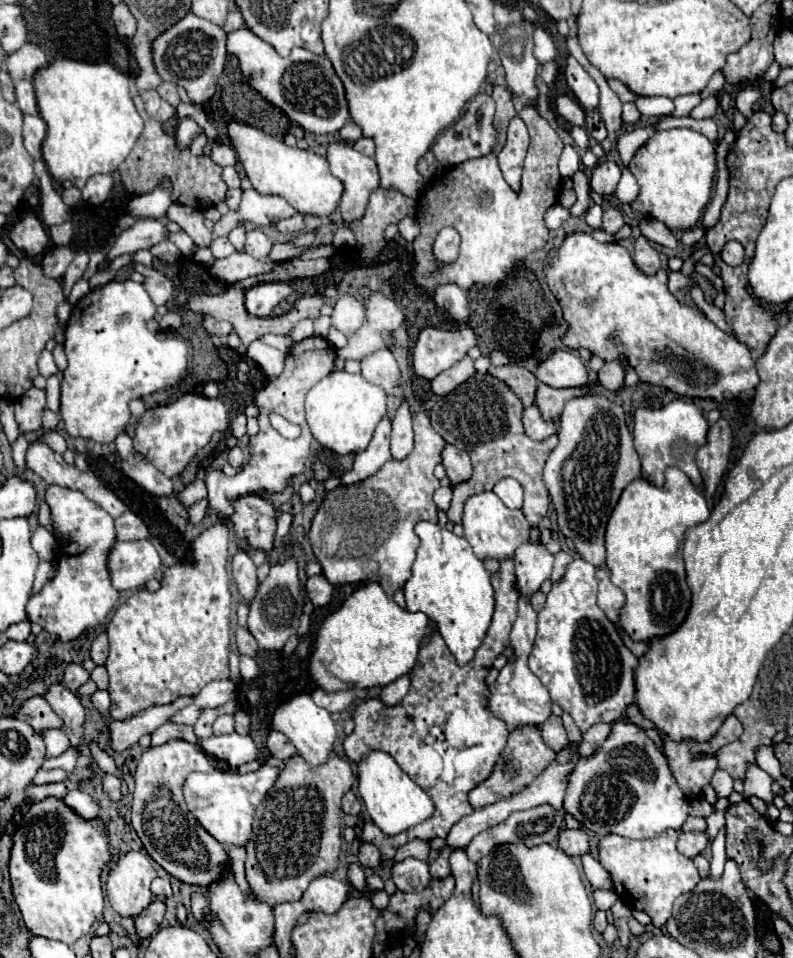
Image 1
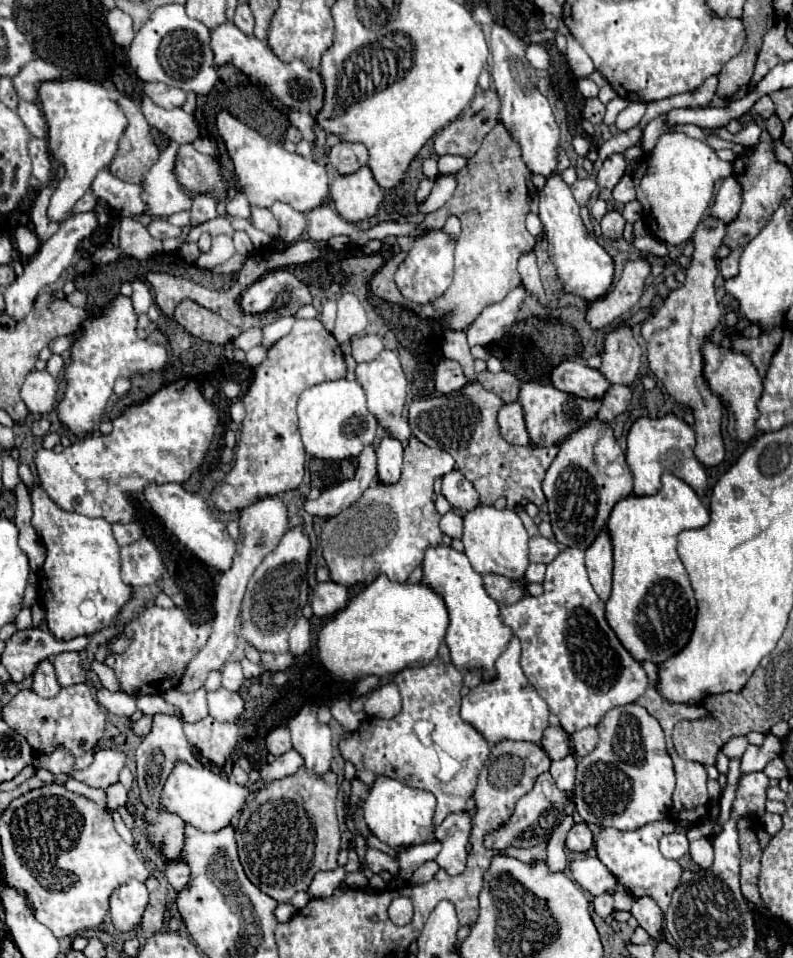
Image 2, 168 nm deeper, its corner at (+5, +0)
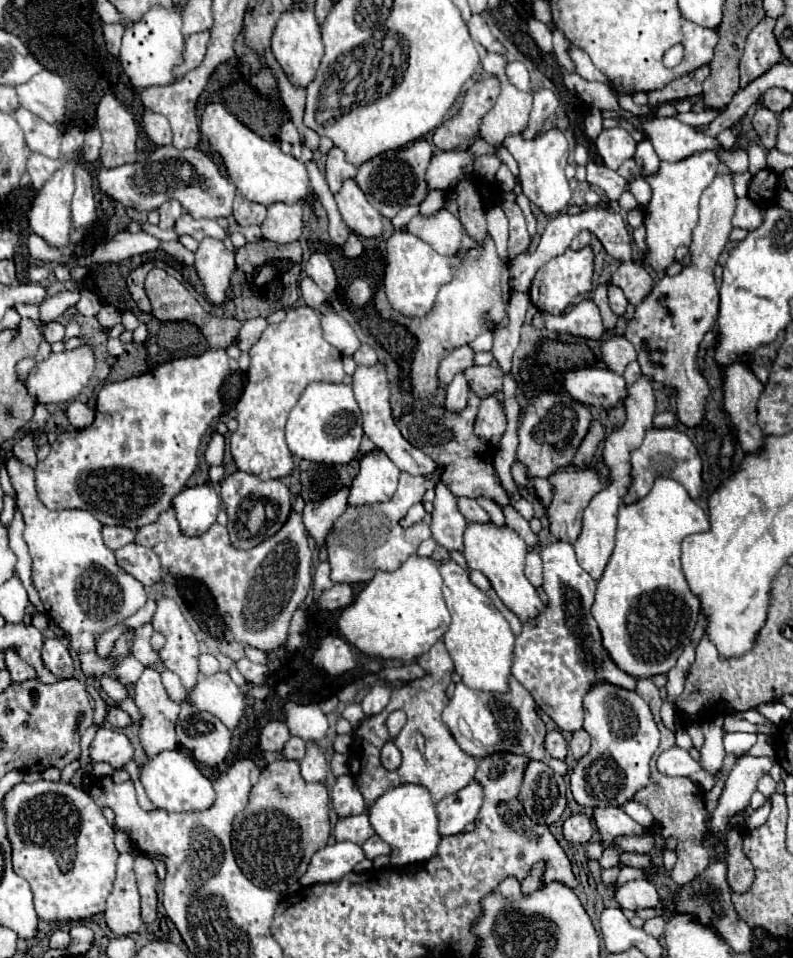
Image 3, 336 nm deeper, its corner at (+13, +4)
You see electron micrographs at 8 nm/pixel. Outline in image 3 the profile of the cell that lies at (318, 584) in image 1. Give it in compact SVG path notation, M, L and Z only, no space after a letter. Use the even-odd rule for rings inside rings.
M335 584L331 590L325 590L319 598L319 606L323 610L347 608L351 602L353 602L353 588L349 584Z

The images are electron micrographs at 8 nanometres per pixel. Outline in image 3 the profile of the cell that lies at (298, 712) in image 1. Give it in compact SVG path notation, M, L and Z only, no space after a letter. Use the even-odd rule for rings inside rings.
M307 742L307 754L301 762L301 776L307 782L325 782L327 776L327 760L319 752L315 742Z

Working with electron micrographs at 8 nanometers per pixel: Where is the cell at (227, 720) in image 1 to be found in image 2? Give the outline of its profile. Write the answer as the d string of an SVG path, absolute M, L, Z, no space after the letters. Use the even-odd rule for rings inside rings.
M213 716L197 724L185 724L187 740L211 762L223 766L237 744L237 726L233 722L219 722Z

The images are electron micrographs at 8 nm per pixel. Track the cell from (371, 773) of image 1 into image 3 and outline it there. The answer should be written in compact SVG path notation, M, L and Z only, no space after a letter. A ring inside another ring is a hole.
M403 784L369 806L371 826L379 834L379 838L391 846L391 864L393 866L409 866L409 864L423 864L429 862L437 854L437 846L443 840L439 834L439 816L435 810L435 802L425 786L417 784Z

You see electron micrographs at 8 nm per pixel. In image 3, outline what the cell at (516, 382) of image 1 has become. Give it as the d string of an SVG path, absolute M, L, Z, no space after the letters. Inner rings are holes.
M471 366L465 370L471 392L479 398L491 396L503 388L503 370L495 366Z

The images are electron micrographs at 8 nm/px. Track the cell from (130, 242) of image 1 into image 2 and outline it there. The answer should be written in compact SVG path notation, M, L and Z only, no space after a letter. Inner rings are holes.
M159 218L159 220L151 220L151 222L147 224L147 232L149 232L155 240L165 240L165 238L171 238L171 236L179 236L179 234L181 234L181 228L171 226L167 220Z

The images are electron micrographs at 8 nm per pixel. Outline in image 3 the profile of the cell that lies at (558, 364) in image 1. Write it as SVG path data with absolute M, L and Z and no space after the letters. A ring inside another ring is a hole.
M579 368L565 374L567 392L581 404L613 408L627 398L625 378L605 368Z

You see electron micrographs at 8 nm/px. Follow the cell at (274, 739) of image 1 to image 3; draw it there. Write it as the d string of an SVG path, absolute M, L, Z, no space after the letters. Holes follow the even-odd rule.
M273 720L263 728L259 742L261 742L261 748L267 752L281 752L289 738L291 738L291 732L285 726L285 722Z

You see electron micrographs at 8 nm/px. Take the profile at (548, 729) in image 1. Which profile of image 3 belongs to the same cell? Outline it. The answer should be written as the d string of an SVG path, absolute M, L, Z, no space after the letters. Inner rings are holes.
M553 730L545 736L545 750L553 756L553 758L559 758L559 760L565 760L567 756L567 742L563 738L563 734L559 730Z

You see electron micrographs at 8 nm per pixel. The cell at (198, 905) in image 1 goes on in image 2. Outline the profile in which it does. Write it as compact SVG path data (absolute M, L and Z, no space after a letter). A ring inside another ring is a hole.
M165 862L167 878L177 892L185 890L189 884L189 866L185 862Z

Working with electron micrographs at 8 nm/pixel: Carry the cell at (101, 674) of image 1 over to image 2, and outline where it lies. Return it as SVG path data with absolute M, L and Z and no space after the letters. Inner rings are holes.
M103 686L97 688L97 702L111 714L131 718L137 712L137 698L123 694L123 692L111 692Z

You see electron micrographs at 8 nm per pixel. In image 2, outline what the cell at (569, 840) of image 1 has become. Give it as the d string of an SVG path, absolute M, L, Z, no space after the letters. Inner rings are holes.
M575 824L567 834L565 846L571 852L587 852L593 846L593 836L591 836L591 830L587 828L587 824Z

